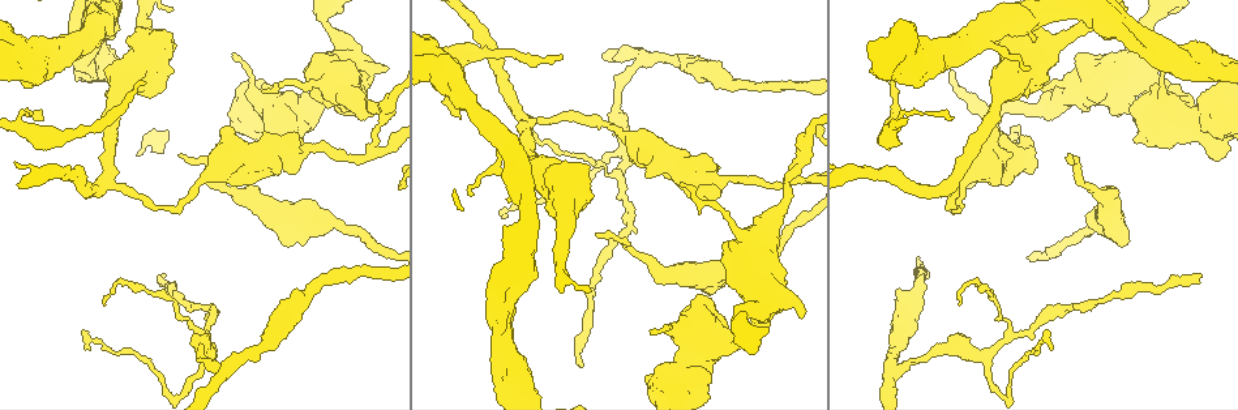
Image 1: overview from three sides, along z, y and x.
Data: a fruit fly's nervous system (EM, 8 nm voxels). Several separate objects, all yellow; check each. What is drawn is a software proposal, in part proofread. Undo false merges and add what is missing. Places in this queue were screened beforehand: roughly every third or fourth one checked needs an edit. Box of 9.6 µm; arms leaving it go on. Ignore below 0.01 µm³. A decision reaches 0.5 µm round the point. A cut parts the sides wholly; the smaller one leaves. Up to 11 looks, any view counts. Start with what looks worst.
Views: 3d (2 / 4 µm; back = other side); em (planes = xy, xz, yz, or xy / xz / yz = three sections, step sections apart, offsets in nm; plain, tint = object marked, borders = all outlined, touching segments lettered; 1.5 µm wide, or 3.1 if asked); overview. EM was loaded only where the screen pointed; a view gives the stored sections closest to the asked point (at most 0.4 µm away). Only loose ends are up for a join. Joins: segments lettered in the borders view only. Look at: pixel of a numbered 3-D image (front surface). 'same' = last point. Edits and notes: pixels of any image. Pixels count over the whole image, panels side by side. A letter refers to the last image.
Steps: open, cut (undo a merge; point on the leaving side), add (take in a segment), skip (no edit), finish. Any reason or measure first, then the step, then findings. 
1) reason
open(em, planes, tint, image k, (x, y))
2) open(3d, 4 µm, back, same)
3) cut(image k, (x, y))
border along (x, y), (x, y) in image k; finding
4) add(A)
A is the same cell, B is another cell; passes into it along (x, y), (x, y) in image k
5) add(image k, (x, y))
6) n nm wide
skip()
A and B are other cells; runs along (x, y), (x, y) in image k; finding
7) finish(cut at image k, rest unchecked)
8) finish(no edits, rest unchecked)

open(3d, 2 µm, image 1, (889, 83))

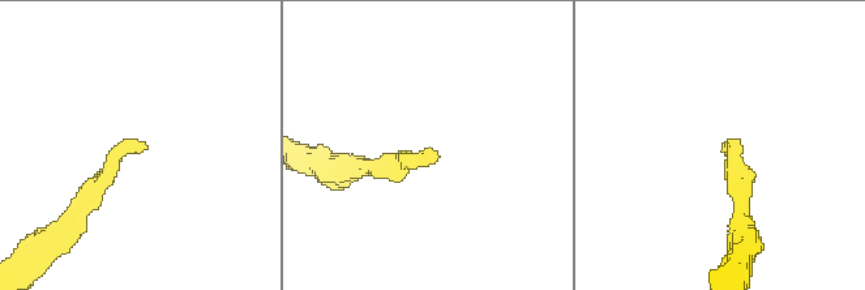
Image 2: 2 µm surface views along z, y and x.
open(em, planes, tint, image 2, (143, 144))

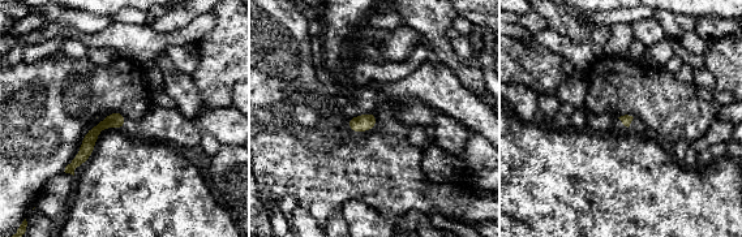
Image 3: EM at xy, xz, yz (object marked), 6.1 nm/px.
open(em, planes, borders, same)

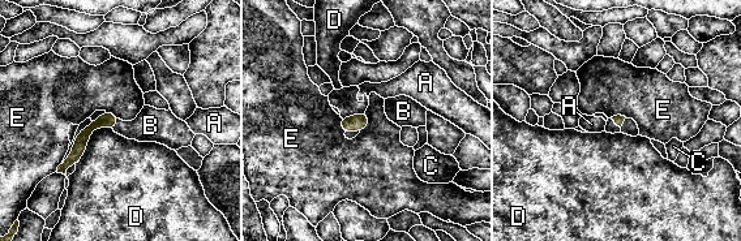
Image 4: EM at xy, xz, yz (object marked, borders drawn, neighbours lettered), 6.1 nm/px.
add(B)
B is the same cell, A, C, D and E are other cells; passes into it along (619, 120), (615, 123), (611, 127) in image 4; it goes on there

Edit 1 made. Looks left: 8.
thin end
open(3d, 2 µm, image 1, (1047, 332))

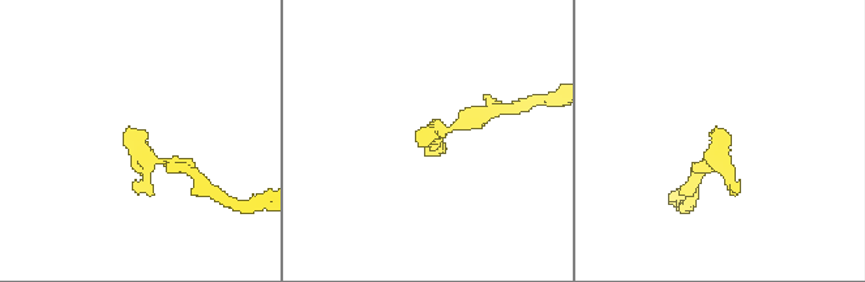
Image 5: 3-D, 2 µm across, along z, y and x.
open(em, xz, step 8, borders, image 5, (420, 140))

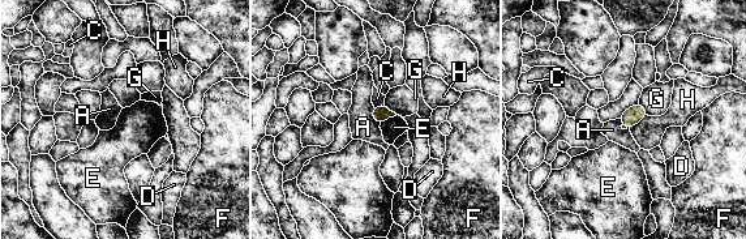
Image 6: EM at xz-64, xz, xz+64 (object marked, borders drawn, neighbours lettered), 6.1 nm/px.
skip()
A, C, D, E, F, G and H are other cells; border along (373, 106), (373, 119), (380, 124) in image 6; none of them fits

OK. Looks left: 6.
sudden change in width
open(em, yz, step 8, tint, image 1, (202, 348))

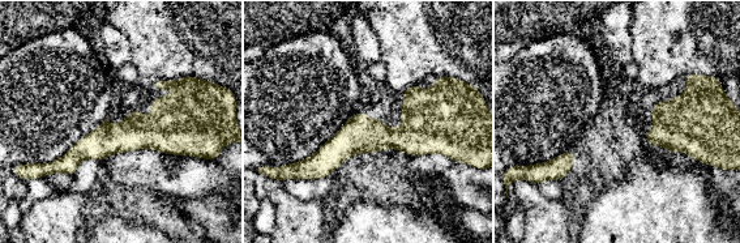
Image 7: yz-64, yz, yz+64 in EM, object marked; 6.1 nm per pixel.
what lies round it
open(em, yz, step 8, borders, same)

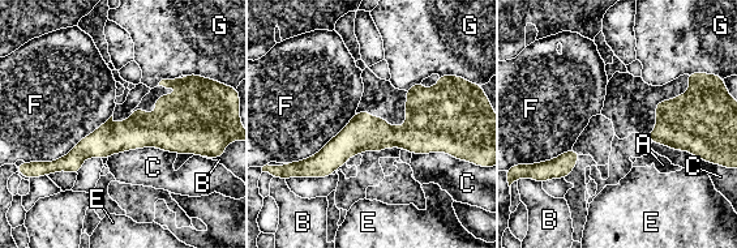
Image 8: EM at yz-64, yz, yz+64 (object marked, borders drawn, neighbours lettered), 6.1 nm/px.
220 nm wide
skip()
A, B, C, E, F and G are other cells; all the same cell

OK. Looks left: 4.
finish(add at image 4, rest unchecked)

